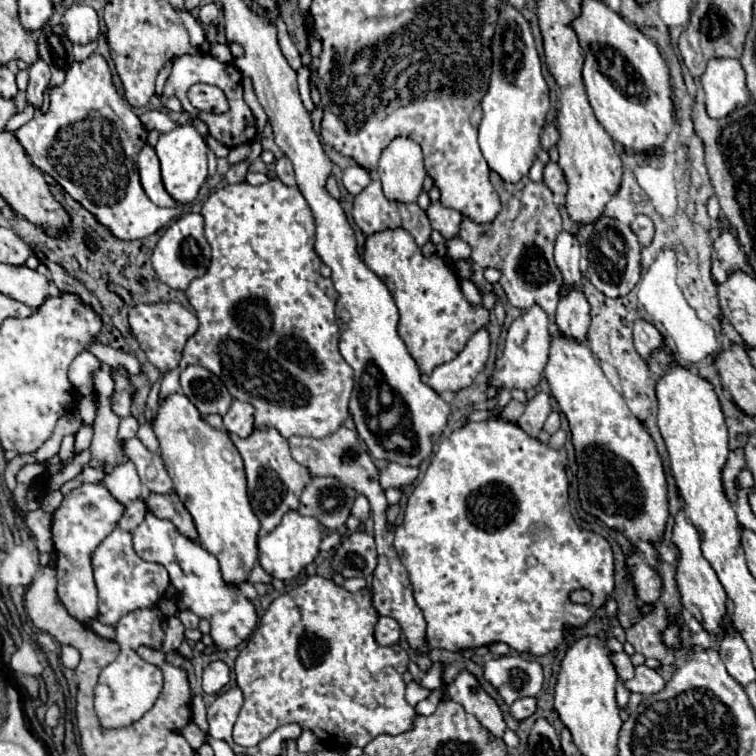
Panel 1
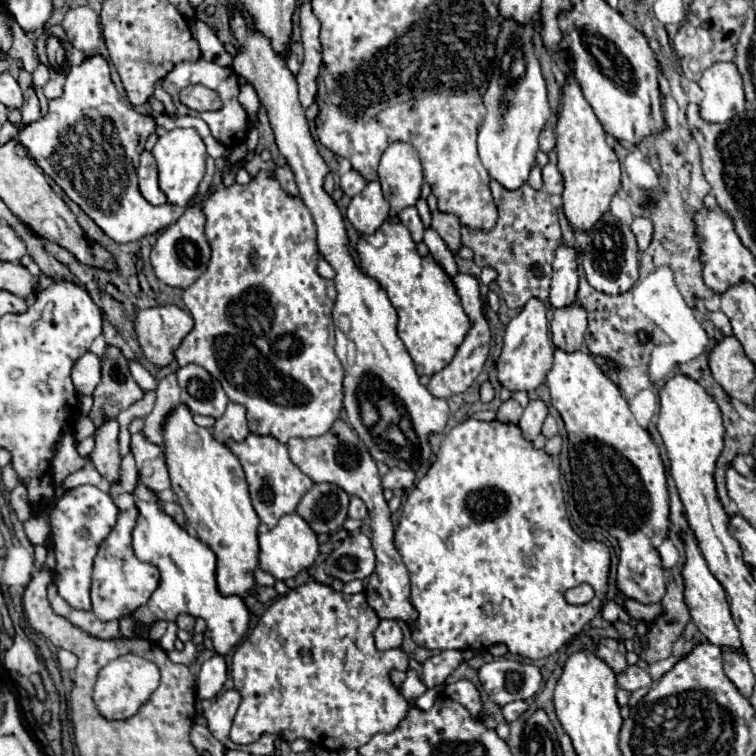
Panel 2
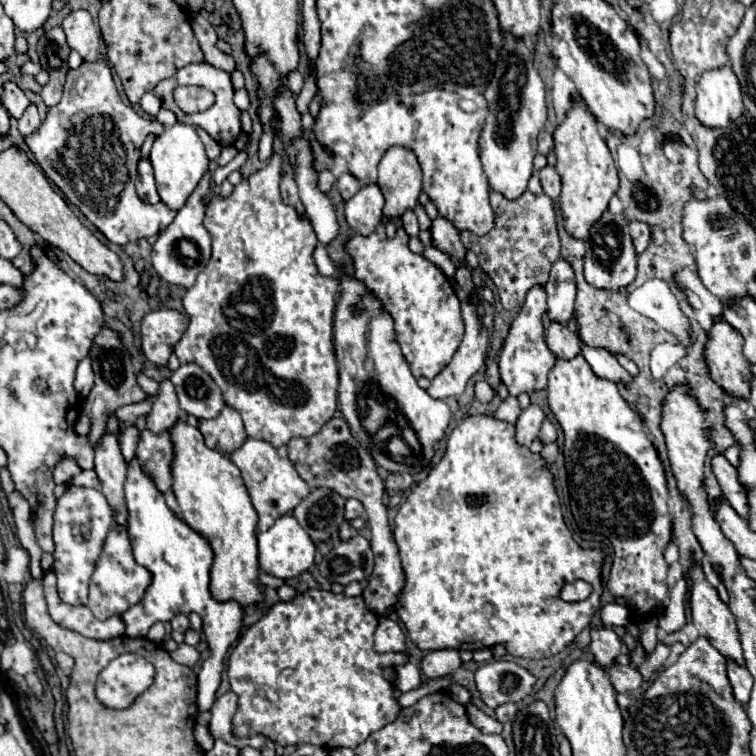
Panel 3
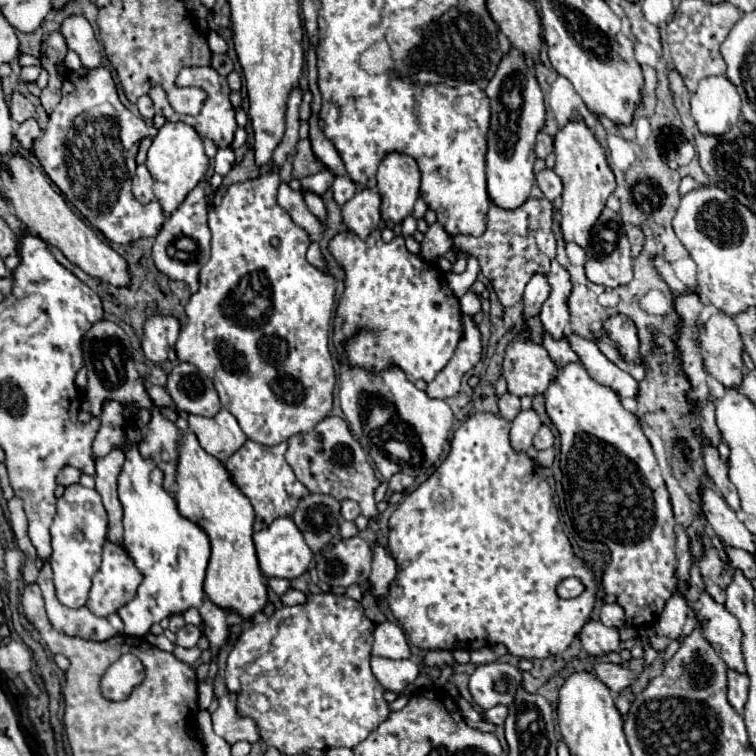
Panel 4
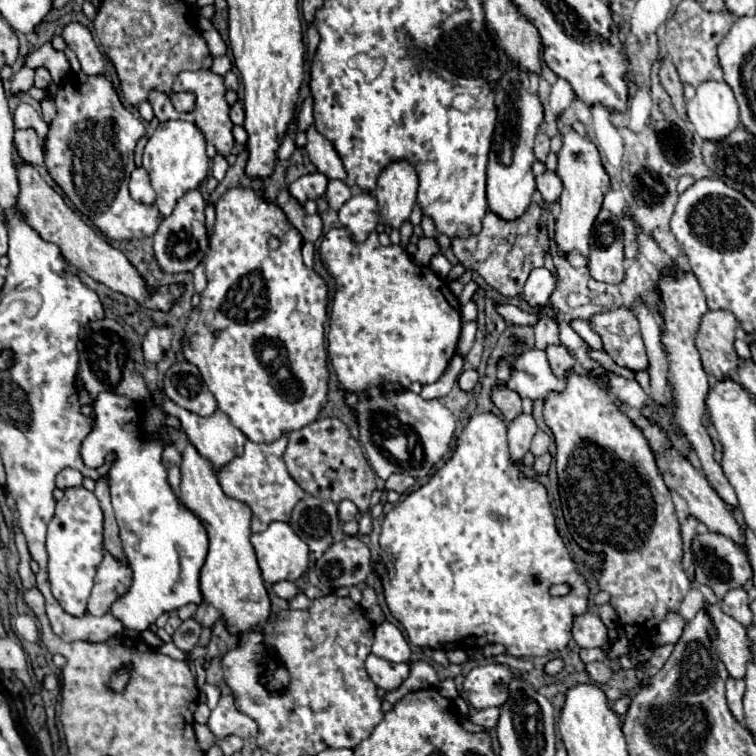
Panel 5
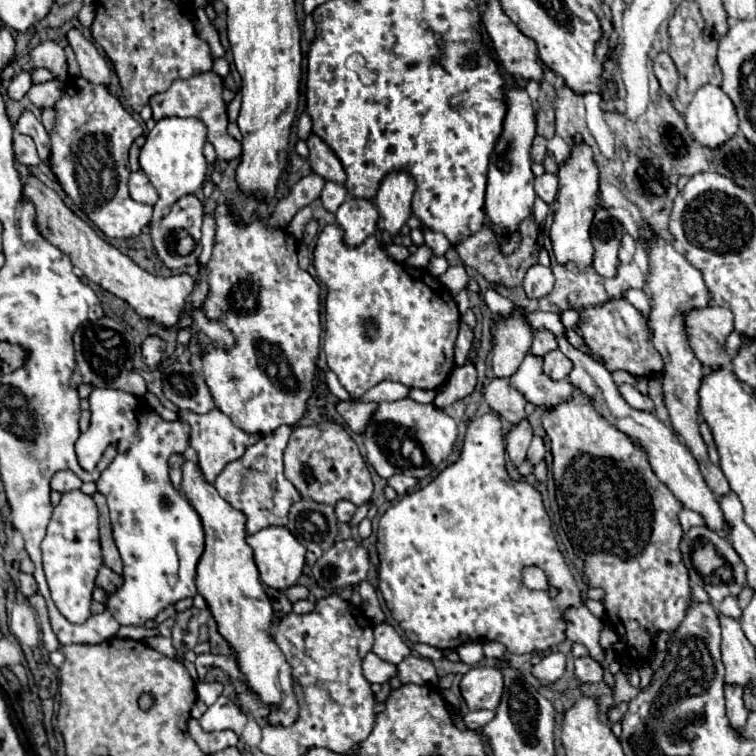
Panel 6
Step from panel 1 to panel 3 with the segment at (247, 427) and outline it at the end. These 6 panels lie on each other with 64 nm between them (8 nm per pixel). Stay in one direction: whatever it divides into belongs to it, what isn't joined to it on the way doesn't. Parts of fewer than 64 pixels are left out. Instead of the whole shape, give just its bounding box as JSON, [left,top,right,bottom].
[198,406,246,456]

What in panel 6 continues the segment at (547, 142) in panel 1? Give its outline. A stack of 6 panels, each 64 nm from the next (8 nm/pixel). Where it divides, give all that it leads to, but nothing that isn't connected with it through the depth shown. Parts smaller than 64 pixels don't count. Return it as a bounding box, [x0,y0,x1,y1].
[530,136,546,162]

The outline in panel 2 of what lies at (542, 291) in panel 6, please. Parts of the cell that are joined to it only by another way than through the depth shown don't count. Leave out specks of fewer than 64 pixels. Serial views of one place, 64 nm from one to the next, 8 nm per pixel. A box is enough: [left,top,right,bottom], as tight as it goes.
[498,298,552,392]

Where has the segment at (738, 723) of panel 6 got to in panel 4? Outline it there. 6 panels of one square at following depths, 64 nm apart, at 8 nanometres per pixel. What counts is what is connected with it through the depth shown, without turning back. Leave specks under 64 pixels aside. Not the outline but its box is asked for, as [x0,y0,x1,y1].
[728,672,748,714]

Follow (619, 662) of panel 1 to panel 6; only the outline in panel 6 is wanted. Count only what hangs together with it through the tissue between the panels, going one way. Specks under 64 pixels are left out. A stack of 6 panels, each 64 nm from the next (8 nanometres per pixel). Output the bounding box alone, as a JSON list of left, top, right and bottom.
[562,604,604,660]

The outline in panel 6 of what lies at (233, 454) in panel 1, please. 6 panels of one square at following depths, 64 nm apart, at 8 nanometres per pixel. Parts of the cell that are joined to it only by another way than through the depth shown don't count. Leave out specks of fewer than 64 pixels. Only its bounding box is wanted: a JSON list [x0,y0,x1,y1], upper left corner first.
[182,462,298,726]

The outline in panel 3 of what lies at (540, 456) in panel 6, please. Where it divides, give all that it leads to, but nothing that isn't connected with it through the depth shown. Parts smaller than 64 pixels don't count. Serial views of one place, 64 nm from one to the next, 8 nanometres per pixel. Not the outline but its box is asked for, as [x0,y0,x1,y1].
[538,420,556,444]

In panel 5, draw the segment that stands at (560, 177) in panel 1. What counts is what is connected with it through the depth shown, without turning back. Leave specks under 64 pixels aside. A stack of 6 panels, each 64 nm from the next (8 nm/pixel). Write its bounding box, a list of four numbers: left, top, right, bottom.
[536,172,562,204]

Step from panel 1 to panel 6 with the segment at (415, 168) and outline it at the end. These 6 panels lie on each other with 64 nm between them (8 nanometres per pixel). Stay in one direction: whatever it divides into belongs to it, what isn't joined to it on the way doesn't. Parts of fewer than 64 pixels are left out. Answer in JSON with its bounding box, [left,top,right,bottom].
[376,172,414,236]

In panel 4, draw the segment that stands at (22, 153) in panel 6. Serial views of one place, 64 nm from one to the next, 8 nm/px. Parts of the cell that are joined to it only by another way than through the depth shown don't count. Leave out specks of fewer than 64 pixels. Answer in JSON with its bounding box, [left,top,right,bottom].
[14,120,40,152]

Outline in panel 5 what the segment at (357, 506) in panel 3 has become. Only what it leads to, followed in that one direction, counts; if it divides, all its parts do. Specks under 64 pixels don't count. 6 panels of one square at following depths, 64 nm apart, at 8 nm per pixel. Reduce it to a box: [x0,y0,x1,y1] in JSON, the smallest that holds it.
[338,500,358,522]

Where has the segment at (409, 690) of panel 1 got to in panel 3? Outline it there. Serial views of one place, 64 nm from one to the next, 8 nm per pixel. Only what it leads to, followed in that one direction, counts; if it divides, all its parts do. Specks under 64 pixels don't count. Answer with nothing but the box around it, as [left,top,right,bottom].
[392,662,422,692]

